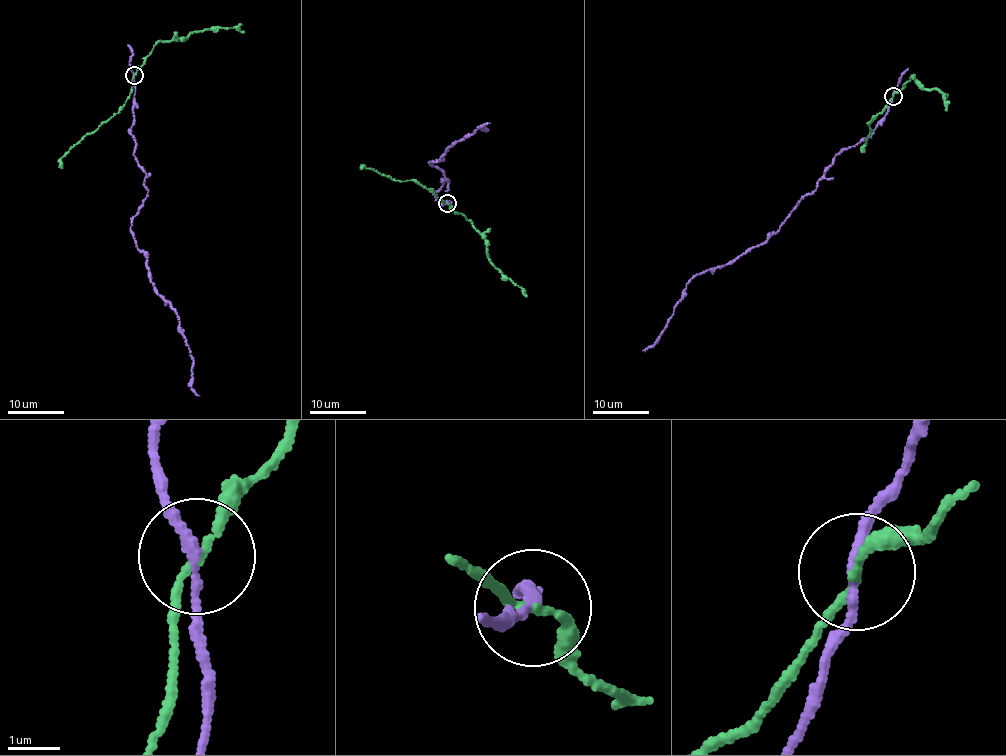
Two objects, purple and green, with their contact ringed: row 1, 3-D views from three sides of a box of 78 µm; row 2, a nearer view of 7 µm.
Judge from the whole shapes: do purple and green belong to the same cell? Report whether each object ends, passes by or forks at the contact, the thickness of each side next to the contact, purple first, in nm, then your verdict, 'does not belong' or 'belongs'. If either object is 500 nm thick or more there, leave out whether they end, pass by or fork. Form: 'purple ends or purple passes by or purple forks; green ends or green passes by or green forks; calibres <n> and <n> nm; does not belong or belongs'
purple passes by; green passes by; calibres 170 and 140 nm; does not belong

